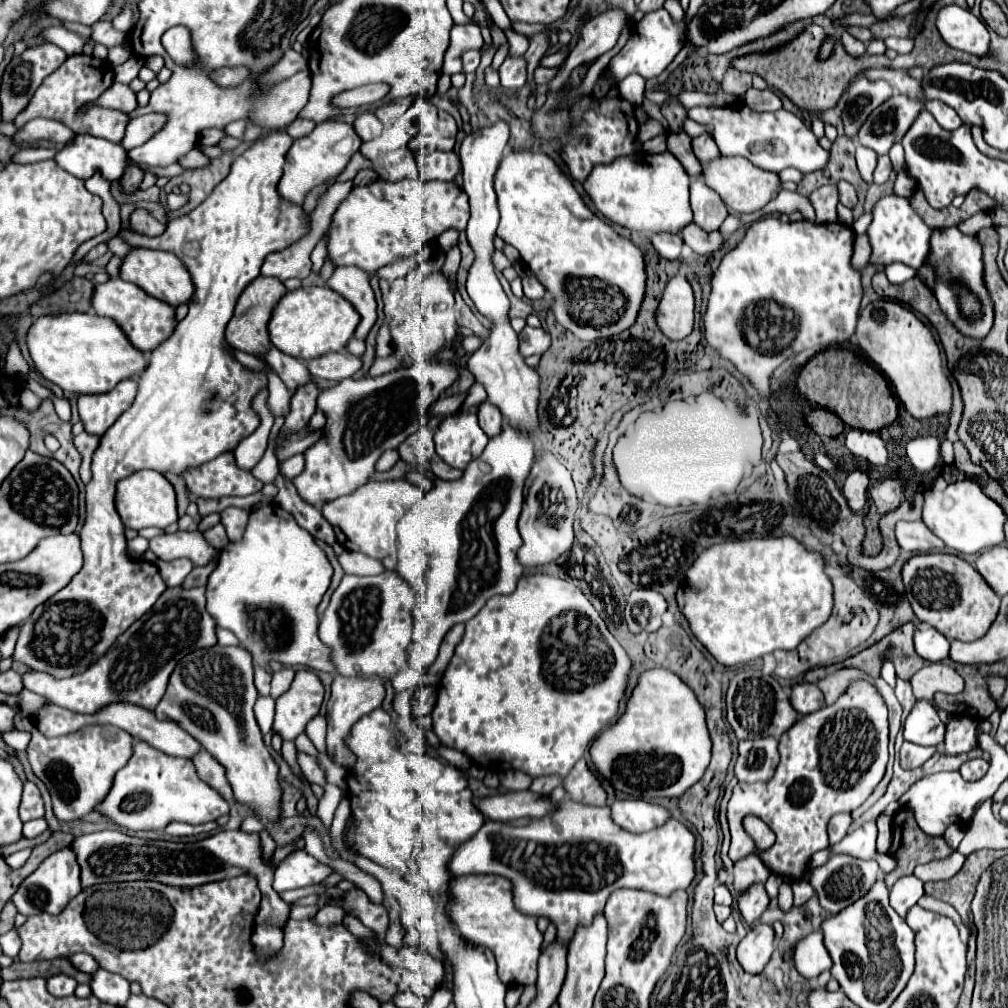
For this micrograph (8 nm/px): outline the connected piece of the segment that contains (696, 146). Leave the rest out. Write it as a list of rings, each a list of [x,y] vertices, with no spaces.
[[[709,133],[693,139],[693,151],[695,151],[697,159],[699,159],[703,165],[705,165],[705,163],[711,163],[711,161],[717,159],[717,157],[721,157],[721,151],[717,151],[717,145],[713,143],[713,139],[711,139]]]

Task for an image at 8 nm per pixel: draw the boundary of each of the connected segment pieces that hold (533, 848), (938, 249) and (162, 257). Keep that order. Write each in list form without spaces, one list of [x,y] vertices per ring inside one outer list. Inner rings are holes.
[[[561,805],[555,813],[535,819],[523,827],[511,827],[497,821],[485,821],[483,827],[465,841],[453,855],[449,869],[455,877],[465,873],[495,873],[503,875],[513,883],[515,905],[519,911],[529,915],[545,915],[557,925],[557,937],[571,941],[575,927],[579,923],[591,923],[597,913],[603,911],[607,897],[621,887],[633,887],[641,891],[653,891],[657,895],[671,895],[673,891],[687,889],[695,871],[695,835],[685,823],[669,819],[665,825],[647,833],[629,833],[617,827],[611,819],[609,807],[589,807],[589,805]]]
[[[945,227],[945,229],[933,229],[931,233],[931,247],[929,247],[929,255],[925,257],[925,261],[931,265],[933,275],[935,275],[935,297],[941,303],[943,313],[949,317],[949,321],[963,333],[969,337],[985,337],[993,325],[993,305],[991,299],[987,295],[987,289],[983,287],[983,263],[981,263],[981,245],[975,237],[963,235],[957,227]],[[957,279],[969,293],[973,293],[979,303],[979,317],[977,321],[967,321],[965,315],[961,315],[961,309],[957,307],[957,297],[953,295],[951,289],[951,281]]]
[[[133,247],[121,263],[121,279],[139,285],[145,293],[149,293],[151,297],[157,297],[165,303],[171,303],[173,307],[177,307],[179,303],[187,303],[193,295],[193,283],[191,277],[185,269],[185,265],[173,255],[173,253],[163,253],[163,251],[153,251],[153,249],[145,249],[145,247]]]

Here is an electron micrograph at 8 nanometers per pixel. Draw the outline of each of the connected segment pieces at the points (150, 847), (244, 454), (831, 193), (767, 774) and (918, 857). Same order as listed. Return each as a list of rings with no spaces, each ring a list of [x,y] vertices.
[[[105,829],[89,835],[81,835],[71,843],[77,853],[77,861],[81,865],[81,885],[91,887],[99,883],[113,881],[159,881],[177,887],[193,887],[209,881],[235,879],[239,875],[253,875],[261,889],[261,907],[257,913],[257,921],[275,921],[281,927],[287,921],[289,905],[279,897],[273,885],[273,861],[265,859],[261,837],[257,833],[243,831],[219,831],[207,839],[195,843],[171,843],[171,841],[149,841],[139,837],[129,837],[115,829]]]
[[[263,389],[255,399],[253,399],[253,409],[257,411],[257,415],[261,417],[261,425],[259,429],[249,435],[247,439],[243,439],[237,449],[233,451],[235,455],[235,461],[239,468],[247,471],[251,469],[261,461],[265,449],[267,449],[267,439],[269,439],[269,431],[273,427],[273,415],[269,413],[267,405],[265,405],[265,399],[267,399],[267,389]]]
[[[823,185],[817,191],[809,195],[815,211],[817,211],[817,223],[833,223],[837,221],[837,185]]]
[[[745,739],[739,741],[739,759],[735,763],[735,777],[743,783],[769,781],[779,763],[777,739]]]
[[[901,807],[893,815],[893,843],[887,855],[897,863],[897,867],[885,875],[885,885],[891,889],[893,883],[905,875],[913,875],[913,867],[917,863],[929,863],[935,859],[945,859],[953,853],[947,845],[945,837],[933,837],[923,833],[913,817],[913,809]]]

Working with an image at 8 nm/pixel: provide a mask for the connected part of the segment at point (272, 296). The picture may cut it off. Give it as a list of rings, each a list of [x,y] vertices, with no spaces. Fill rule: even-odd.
[[[263,275],[257,277],[257,279],[247,287],[247,291],[239,297],[237,307],[235,307],[235,315],[233,315],[233,319],[229,321],[229,325],[227,325],[225,337],[227,337],[229,345],[233,345],[233,347],[239,349],[239,351],[251,353],[251,355],[265,355],[267,349],[269,349],[269,345],[271,345],[271,343],[269,343],[267,325],[269,325],[269,319],[273,317],[277,299],[281,299],[285,293],[287,293],[287,287],[285,287],[283,281],[279,281],[277,277],[263,277]]]

